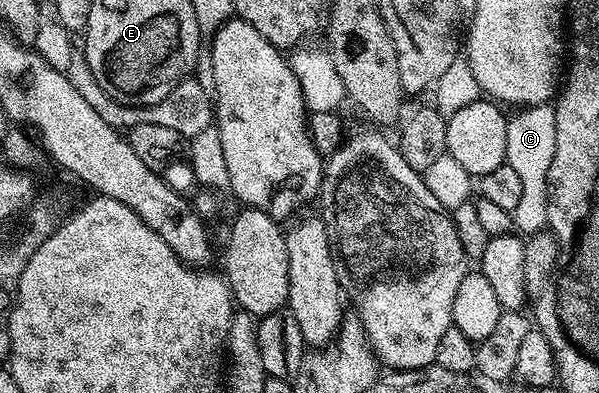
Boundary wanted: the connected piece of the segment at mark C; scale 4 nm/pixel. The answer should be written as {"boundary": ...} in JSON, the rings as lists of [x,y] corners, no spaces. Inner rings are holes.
{"boundary":[[[532,104],[523,107],[515,116],[511,115],[506,122],[508,142],[506,143],[506,163],[516,170],[520,177],[521,197],[514,211],[514,226],[519,233],[533,234],[547,227],[548,218],[548,170],[552,166],[552,158],[556,154],[556,114],[550,104]]]}

